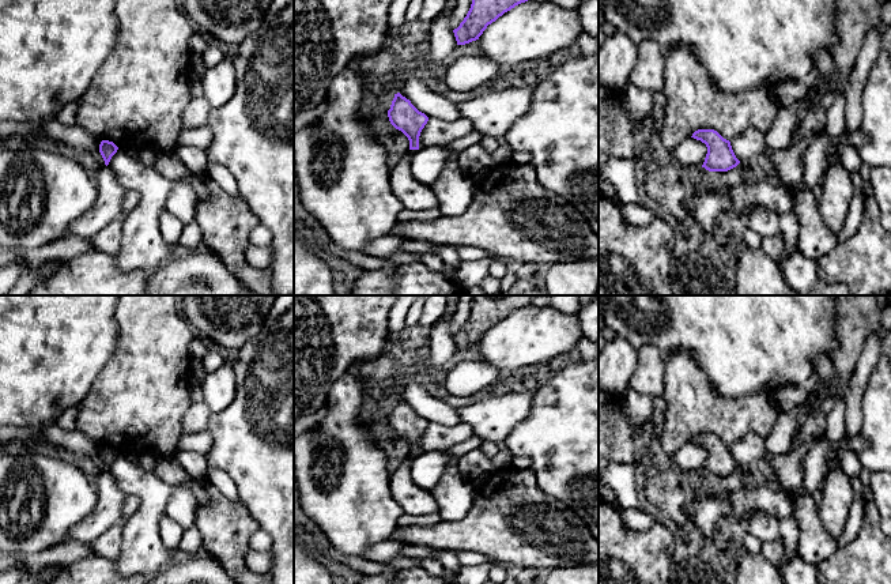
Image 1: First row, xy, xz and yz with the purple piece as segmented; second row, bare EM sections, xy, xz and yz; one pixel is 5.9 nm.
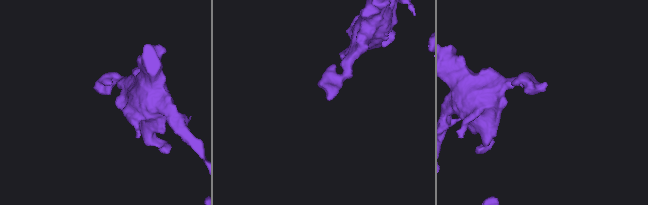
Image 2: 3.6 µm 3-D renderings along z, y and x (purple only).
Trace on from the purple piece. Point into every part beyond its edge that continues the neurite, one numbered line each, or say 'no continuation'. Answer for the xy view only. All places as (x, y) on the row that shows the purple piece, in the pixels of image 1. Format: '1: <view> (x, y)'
no continuation

